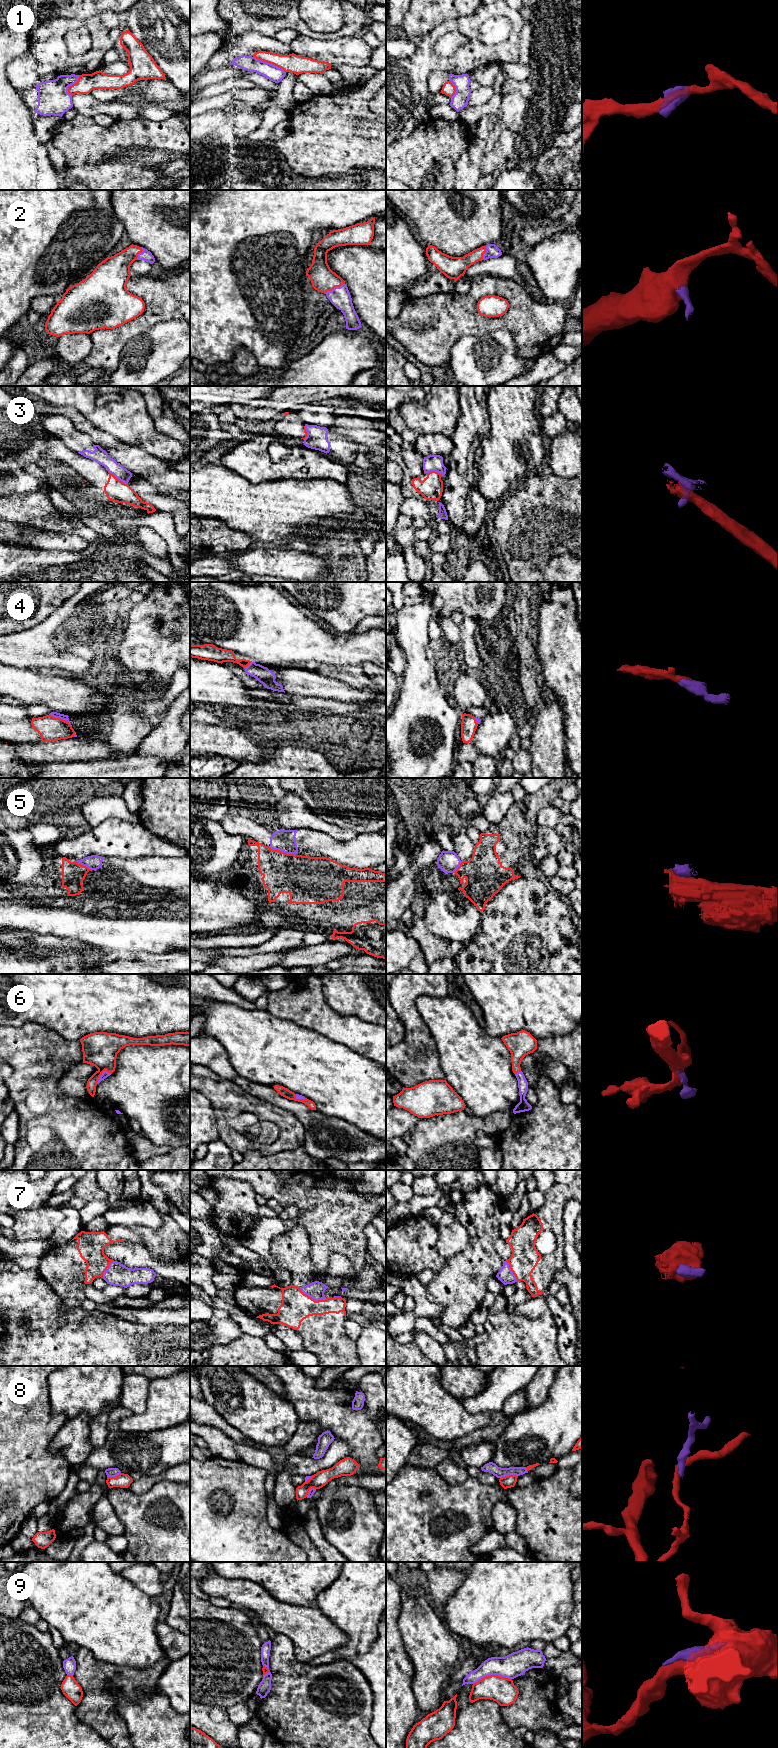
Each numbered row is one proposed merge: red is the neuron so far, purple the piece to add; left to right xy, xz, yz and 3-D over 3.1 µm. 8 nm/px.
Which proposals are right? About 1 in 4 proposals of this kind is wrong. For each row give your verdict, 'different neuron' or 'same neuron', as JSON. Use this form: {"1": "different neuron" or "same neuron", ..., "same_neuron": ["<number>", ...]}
{"1": "different neuron", "2": "same neuron", "3": "different neuron", "4": "same neuron", "5": "different neuron", "6": "same neuron", "7": "same neuron", "8": "different neuron", "9": "different neuron", "same_neuron": ["2", "4", "6", "7"]}

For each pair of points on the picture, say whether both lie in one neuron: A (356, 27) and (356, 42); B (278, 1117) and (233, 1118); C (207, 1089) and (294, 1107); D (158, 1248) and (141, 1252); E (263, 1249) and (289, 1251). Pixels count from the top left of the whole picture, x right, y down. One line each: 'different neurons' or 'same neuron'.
A: different neurons
B: different neurons
C: different neurons
D: different neurons
E: different neurons

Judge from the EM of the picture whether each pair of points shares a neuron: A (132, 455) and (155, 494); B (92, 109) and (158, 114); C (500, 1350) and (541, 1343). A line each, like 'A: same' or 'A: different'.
A: different
B: same
C: same

